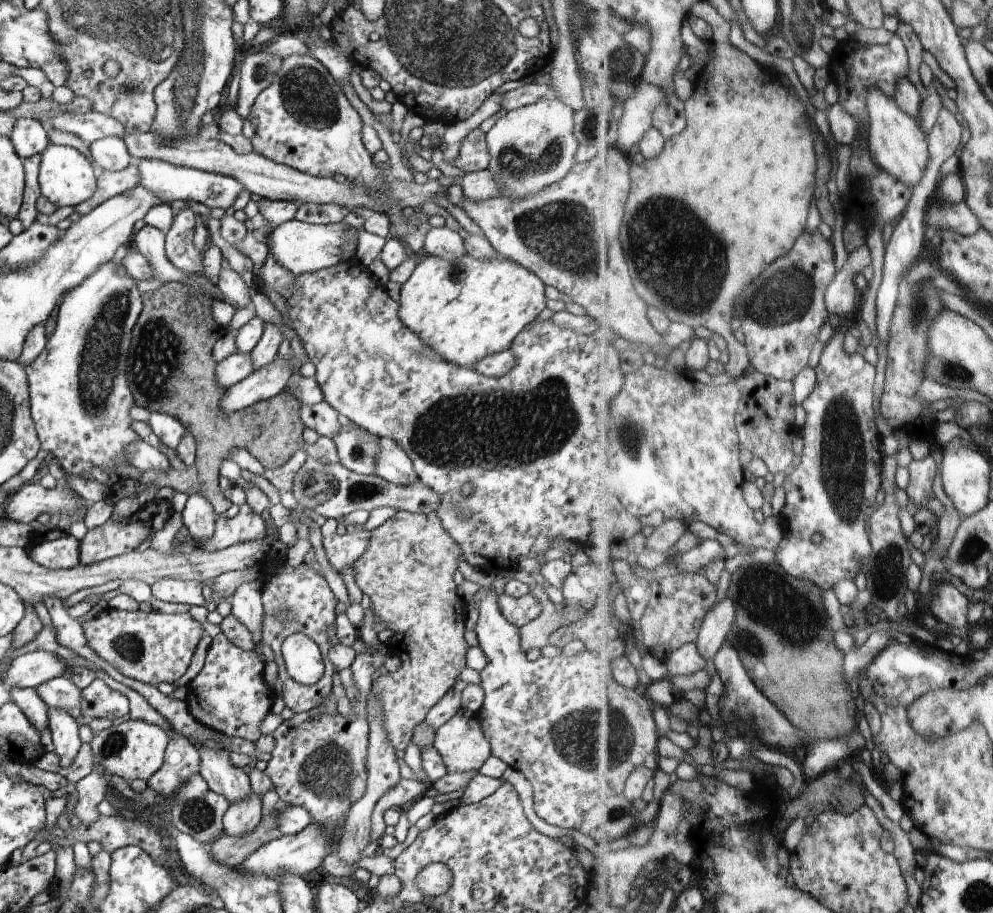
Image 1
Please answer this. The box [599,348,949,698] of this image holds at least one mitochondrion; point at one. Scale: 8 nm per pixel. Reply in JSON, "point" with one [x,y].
{"point":[842,471]}

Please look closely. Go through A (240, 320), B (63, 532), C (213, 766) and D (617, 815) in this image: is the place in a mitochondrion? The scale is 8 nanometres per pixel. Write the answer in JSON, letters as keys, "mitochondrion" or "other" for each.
{"A":"other","B":"other","C":"other","D":"mitochondrion"}

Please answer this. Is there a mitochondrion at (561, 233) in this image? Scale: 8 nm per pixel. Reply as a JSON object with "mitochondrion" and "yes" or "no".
{"mitochondrion":"yes"}

